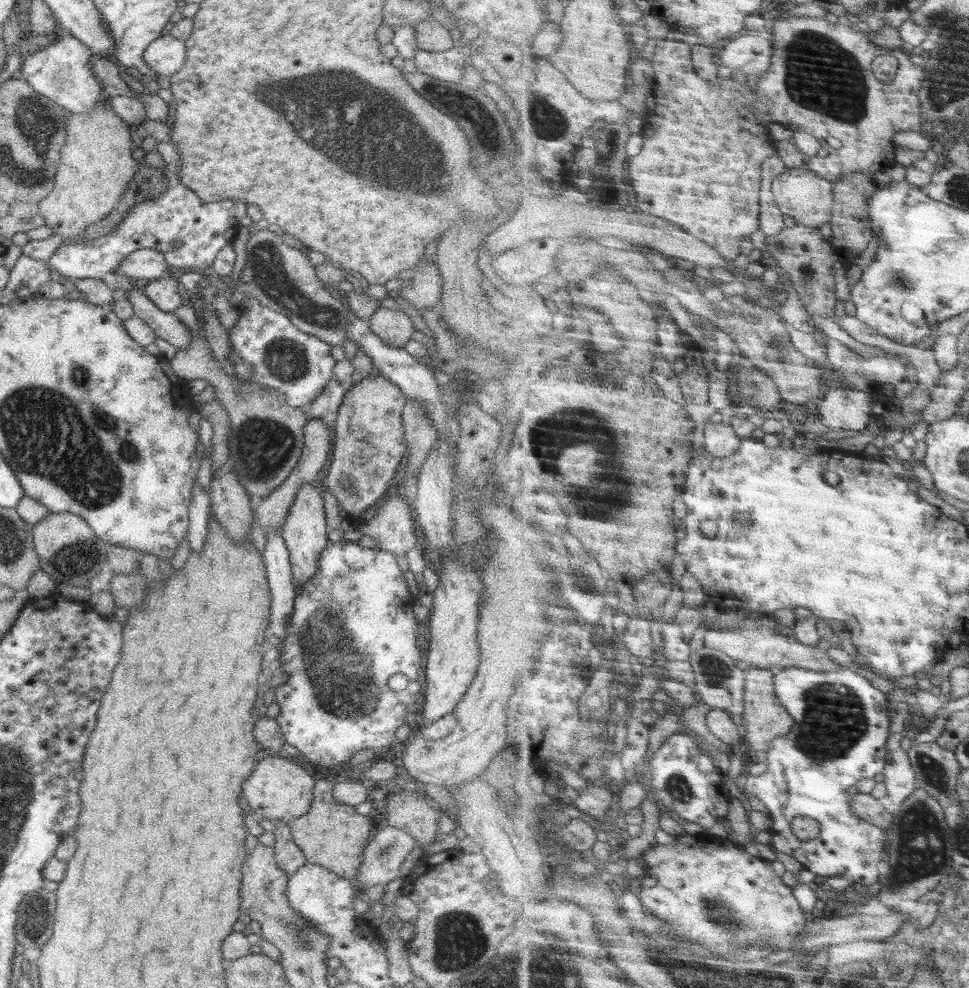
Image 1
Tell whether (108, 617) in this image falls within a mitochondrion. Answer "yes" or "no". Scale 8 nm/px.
no

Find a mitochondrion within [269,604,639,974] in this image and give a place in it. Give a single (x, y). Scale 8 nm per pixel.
(453, 953)

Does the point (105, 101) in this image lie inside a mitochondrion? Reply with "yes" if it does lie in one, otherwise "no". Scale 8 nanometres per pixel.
no

